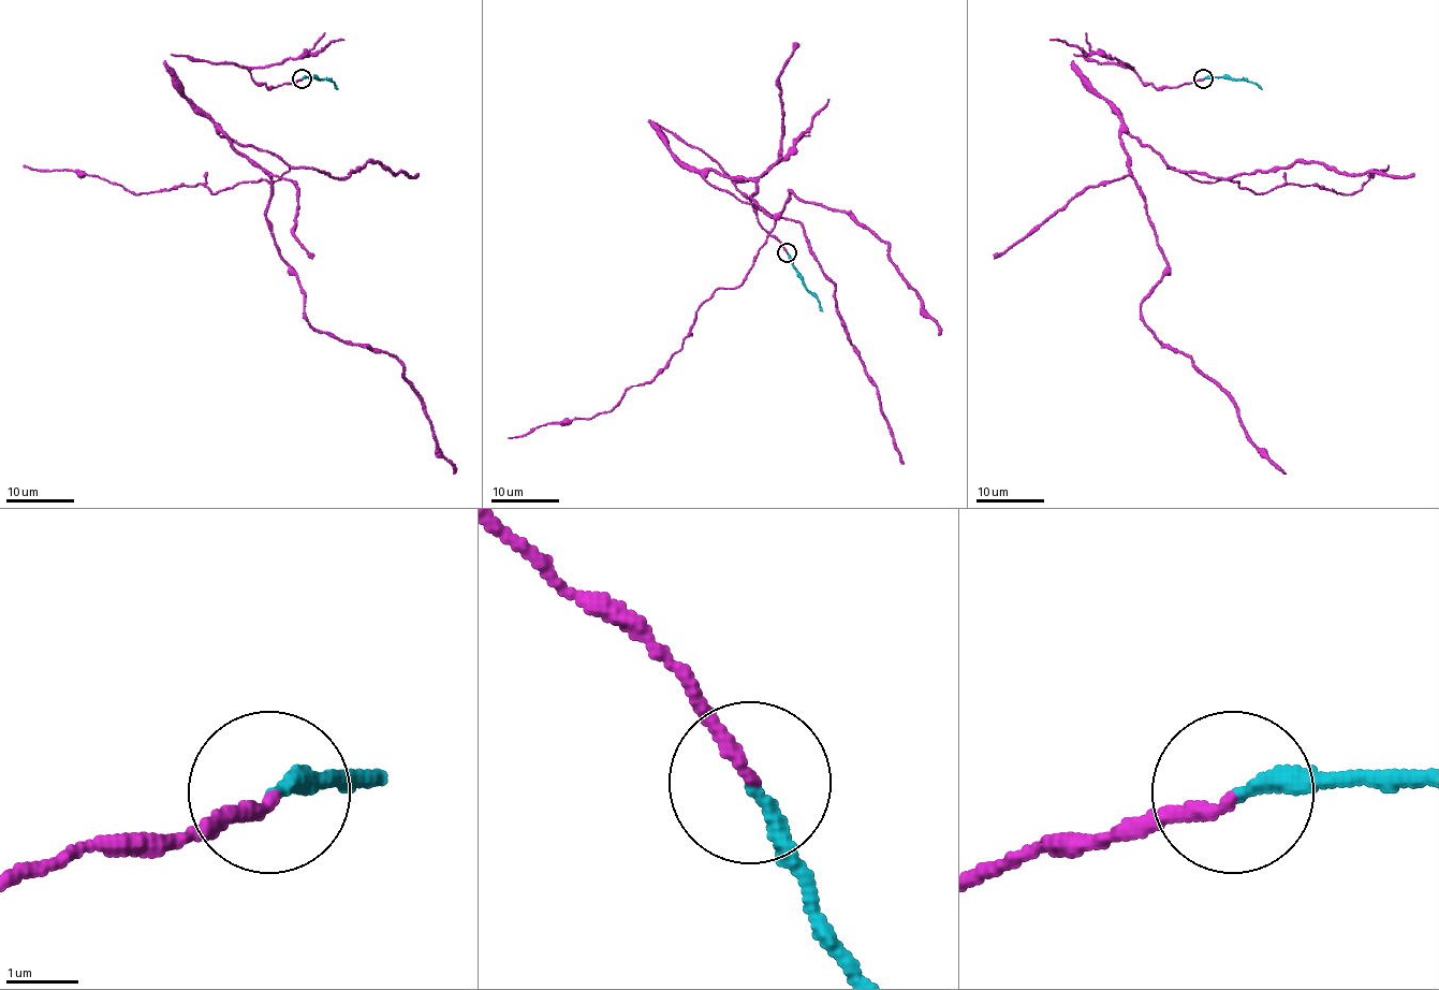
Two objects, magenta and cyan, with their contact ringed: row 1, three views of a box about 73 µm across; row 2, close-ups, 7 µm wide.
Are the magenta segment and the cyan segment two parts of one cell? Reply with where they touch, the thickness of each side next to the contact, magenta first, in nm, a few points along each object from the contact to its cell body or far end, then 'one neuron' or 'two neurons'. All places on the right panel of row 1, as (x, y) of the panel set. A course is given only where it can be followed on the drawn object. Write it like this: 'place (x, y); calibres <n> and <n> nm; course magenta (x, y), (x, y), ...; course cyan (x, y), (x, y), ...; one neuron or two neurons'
place (1203, 78); calibres 180 and 220 nm; course magenta (1203, 78), (1156, 88), (1074, 55), (1121, 122), (1168, 265), (1140, 319), (1233, 402), (1286, 474); course cyan (1203, 78), (1247, 78), (1262, 88); one neuron

